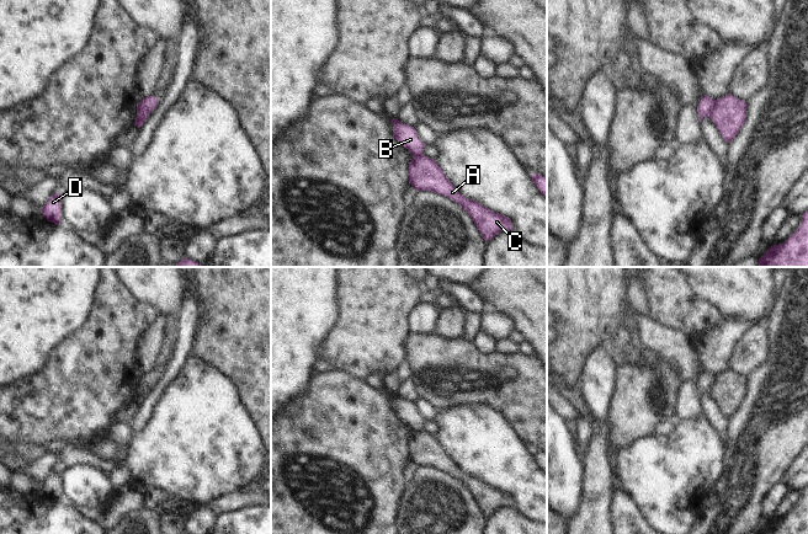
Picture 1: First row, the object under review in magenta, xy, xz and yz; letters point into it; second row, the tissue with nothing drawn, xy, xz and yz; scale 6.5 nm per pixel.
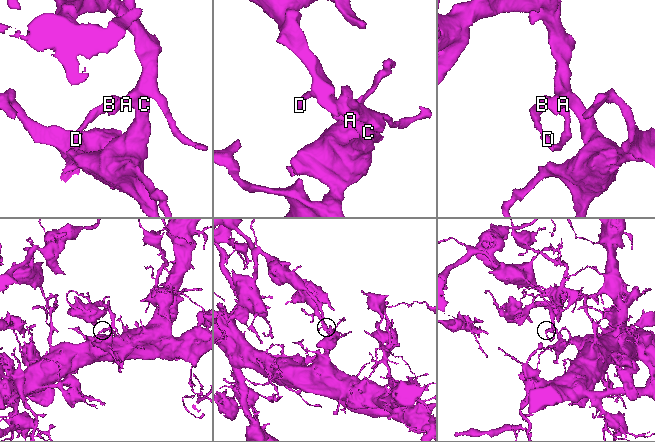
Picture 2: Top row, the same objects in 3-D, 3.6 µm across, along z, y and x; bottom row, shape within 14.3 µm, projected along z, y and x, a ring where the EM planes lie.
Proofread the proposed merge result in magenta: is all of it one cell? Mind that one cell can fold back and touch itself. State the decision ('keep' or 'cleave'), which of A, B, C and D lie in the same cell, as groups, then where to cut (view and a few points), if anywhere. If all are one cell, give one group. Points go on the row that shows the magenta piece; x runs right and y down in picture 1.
cleave; groups A C / B D; cut yz (716, 100), (710, 117)

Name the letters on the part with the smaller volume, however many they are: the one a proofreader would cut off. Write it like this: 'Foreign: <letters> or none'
Foreign: B, D

